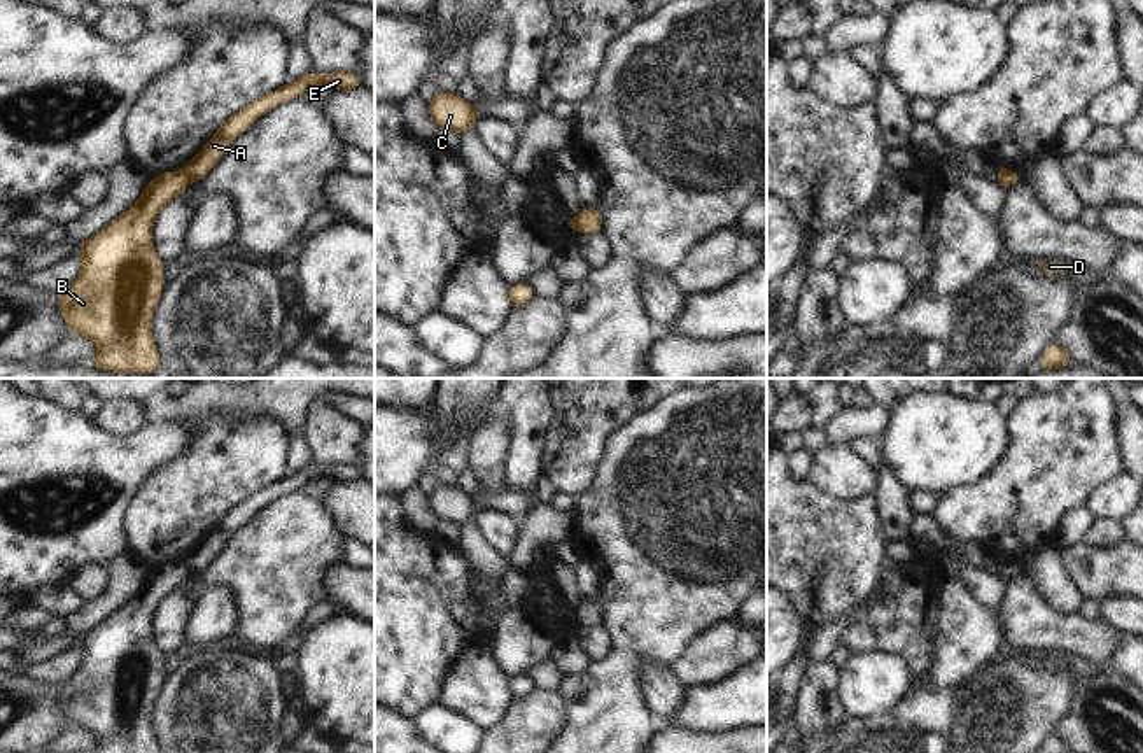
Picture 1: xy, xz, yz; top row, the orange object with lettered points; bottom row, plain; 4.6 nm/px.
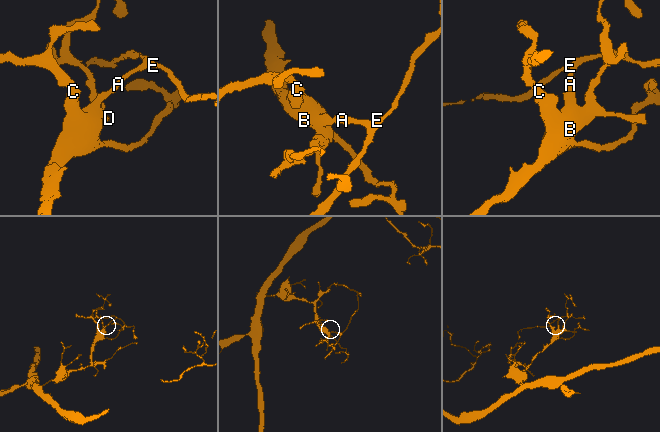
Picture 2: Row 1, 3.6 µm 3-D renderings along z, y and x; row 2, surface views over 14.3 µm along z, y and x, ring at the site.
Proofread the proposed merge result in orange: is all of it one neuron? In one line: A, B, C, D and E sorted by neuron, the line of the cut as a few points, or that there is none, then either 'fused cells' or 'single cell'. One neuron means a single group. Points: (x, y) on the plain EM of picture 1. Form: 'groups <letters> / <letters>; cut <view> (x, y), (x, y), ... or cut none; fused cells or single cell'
groups A E / B C D; cut xy (181, 561), (191, 571); fused cells

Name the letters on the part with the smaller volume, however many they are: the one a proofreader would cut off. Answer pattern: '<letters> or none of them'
A, E

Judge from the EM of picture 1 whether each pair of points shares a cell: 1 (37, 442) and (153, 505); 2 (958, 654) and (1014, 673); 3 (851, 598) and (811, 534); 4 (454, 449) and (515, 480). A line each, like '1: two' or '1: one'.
1: two
2: two
3: one
4: two

